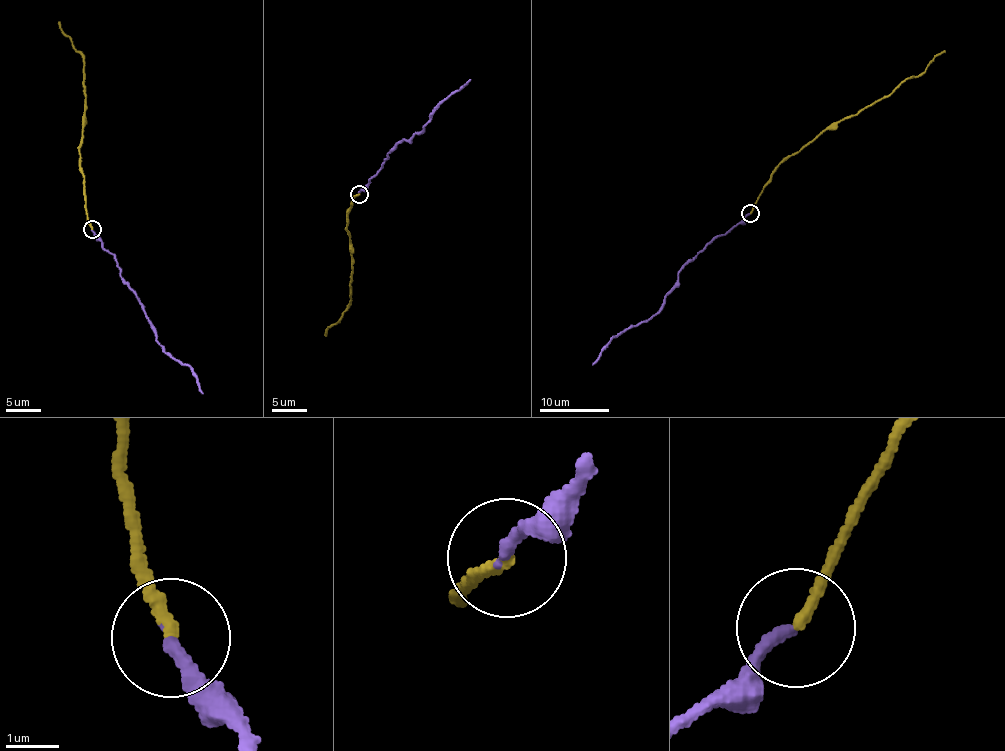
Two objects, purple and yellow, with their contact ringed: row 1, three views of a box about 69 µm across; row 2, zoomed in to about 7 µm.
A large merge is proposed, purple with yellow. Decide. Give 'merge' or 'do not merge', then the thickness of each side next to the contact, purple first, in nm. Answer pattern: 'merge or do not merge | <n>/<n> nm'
merge | 240/220 nm

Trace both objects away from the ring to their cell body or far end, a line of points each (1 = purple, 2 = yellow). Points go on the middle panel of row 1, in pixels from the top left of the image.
1: (359, 194), (392, 149), (426, 125), (432, 112), (470, 80)
2: (359, 194), (351, 202), (346, 227), (351, 302), (346, 306), (341, 320), (327, 329), (326, 336)

